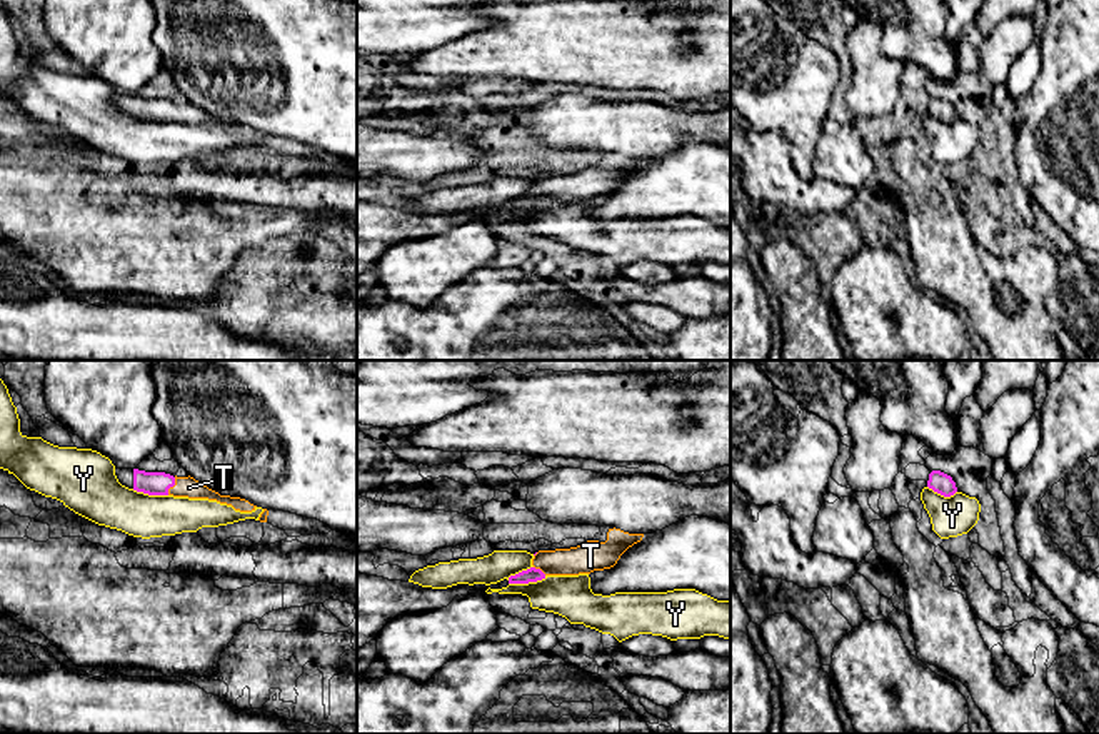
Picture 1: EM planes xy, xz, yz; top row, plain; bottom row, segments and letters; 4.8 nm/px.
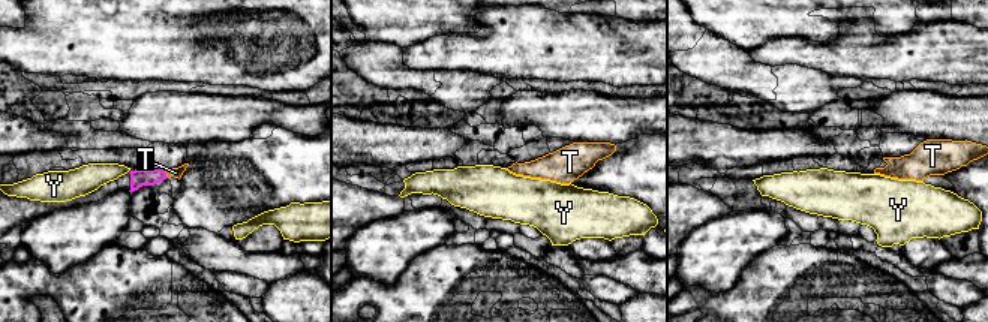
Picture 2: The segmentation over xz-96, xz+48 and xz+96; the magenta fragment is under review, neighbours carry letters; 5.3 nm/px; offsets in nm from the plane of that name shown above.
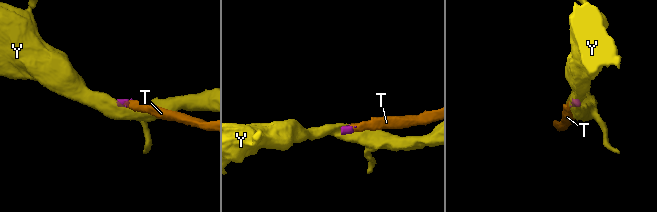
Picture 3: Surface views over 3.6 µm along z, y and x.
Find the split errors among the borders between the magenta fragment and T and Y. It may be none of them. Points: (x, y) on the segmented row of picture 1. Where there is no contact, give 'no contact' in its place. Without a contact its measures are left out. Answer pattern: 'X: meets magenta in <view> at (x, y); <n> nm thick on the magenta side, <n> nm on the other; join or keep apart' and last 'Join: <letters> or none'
T: meets magenta in xy at (172, 486); 110 nm thick on the magenta side, 100 nm on the other; join
Y: meets magenta in xz at (527, 583); 70 nm thick on the magenta side, 200 nm on the other; keep apart
Join: T

